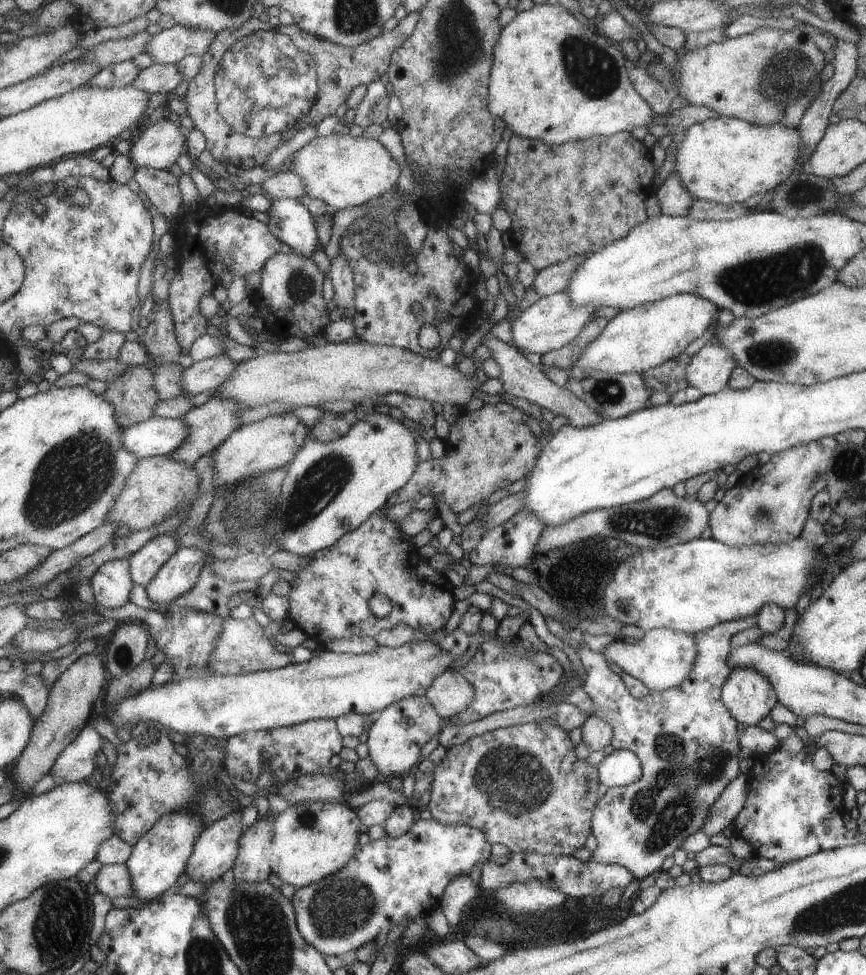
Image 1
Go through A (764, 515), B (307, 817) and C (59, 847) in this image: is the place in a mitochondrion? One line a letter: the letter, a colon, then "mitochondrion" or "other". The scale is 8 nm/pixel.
A: mitochondrion
B: mitochondrion
C: other

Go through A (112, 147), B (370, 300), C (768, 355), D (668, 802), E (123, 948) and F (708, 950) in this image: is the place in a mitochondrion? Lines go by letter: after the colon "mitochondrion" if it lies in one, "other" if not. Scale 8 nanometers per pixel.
A: other
B: other
C: mitochondrion
D: mitochondrion
E: other
F: other

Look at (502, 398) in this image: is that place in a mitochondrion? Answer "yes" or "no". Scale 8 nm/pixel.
no

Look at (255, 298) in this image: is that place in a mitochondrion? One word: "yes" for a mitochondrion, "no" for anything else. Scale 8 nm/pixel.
no

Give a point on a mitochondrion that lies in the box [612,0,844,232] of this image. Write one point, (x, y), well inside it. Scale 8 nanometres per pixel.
(778, 85)

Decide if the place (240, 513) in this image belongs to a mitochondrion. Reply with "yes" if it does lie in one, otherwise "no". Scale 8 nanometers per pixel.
yes

